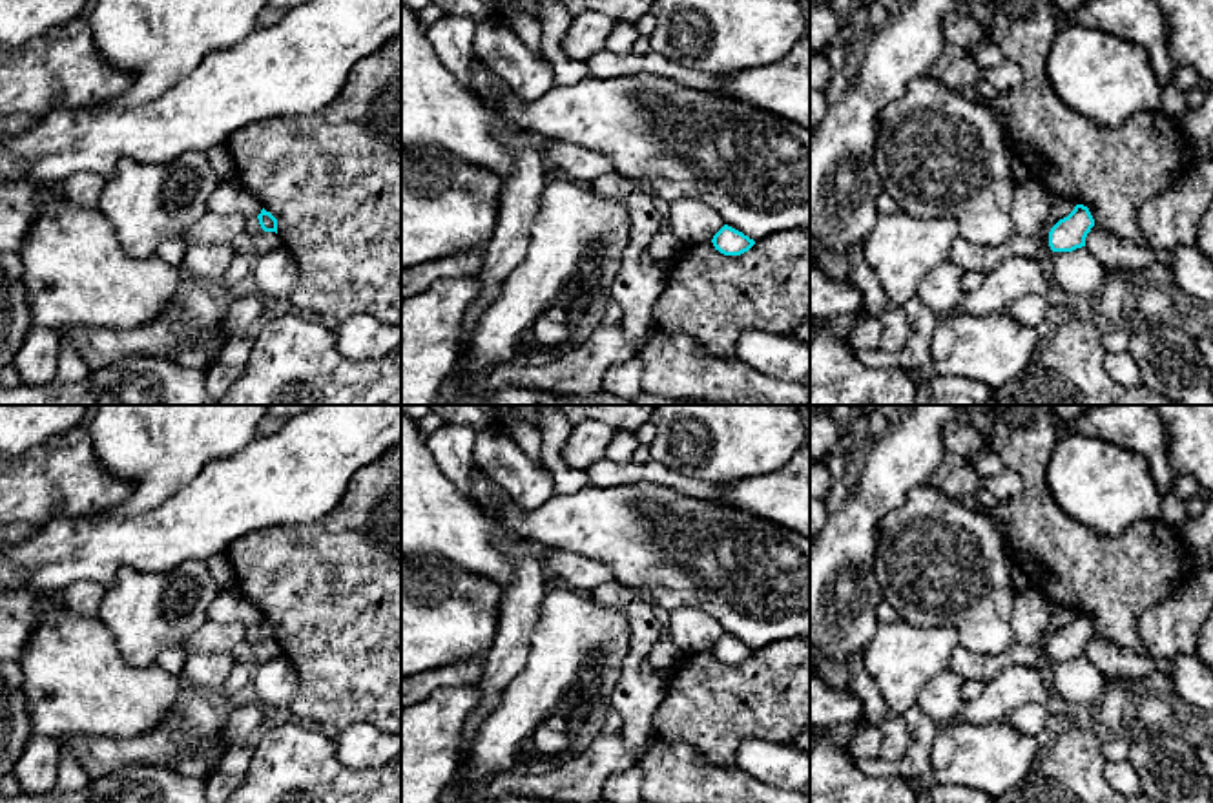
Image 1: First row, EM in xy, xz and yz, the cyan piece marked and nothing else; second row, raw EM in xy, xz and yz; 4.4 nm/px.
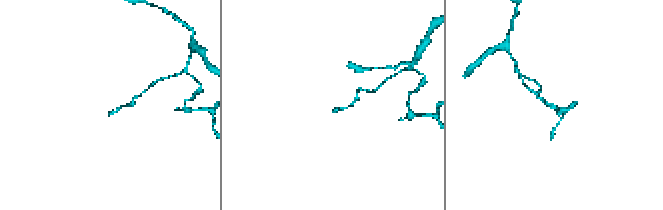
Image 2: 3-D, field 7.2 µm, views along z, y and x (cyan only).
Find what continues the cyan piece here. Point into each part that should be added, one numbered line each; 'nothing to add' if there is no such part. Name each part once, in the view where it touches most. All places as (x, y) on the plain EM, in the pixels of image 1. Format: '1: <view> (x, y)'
nothing to add

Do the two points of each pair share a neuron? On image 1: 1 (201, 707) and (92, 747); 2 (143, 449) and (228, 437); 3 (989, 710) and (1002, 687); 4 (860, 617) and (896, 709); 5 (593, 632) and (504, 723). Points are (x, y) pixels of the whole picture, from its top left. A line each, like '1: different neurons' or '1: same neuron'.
1: same neuron
2: same neuron
3: same neuron
4: different neurons
5: same neuron

